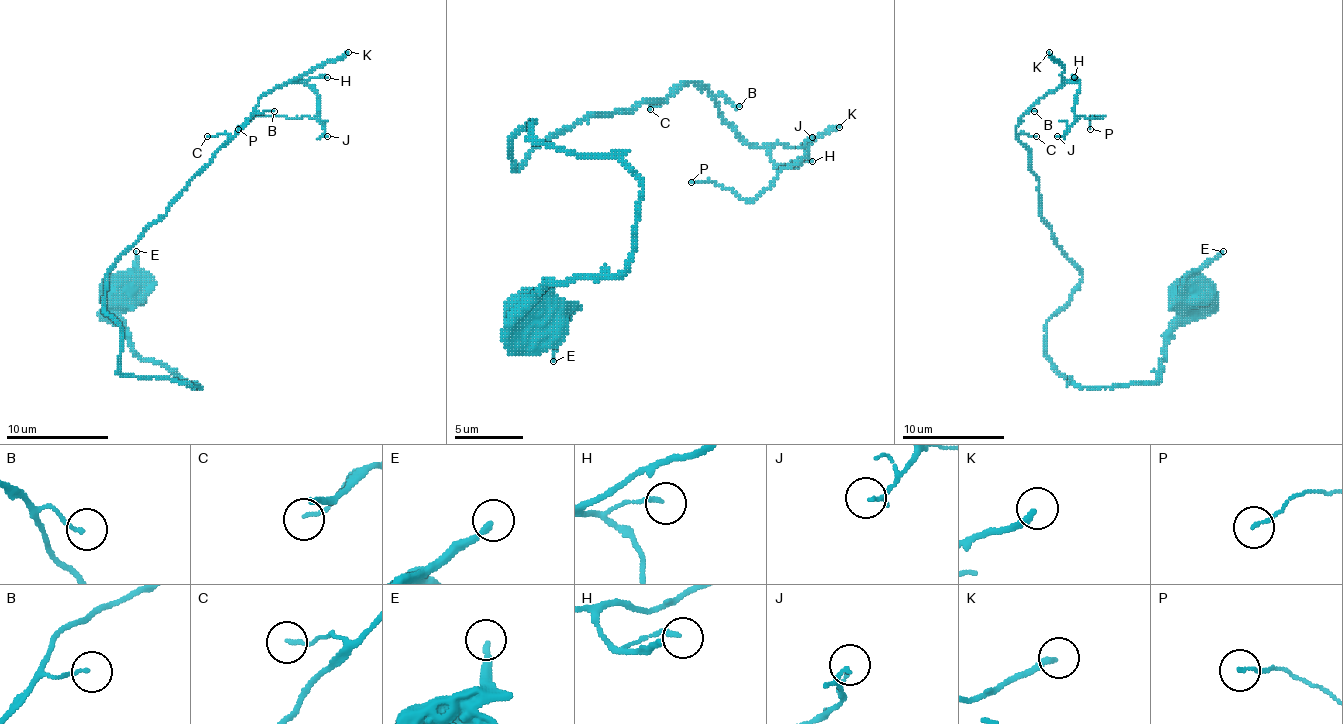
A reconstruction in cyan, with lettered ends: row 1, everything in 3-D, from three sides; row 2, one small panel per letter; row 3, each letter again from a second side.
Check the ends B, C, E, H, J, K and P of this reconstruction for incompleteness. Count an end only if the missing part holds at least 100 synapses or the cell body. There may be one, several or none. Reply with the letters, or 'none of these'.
K

